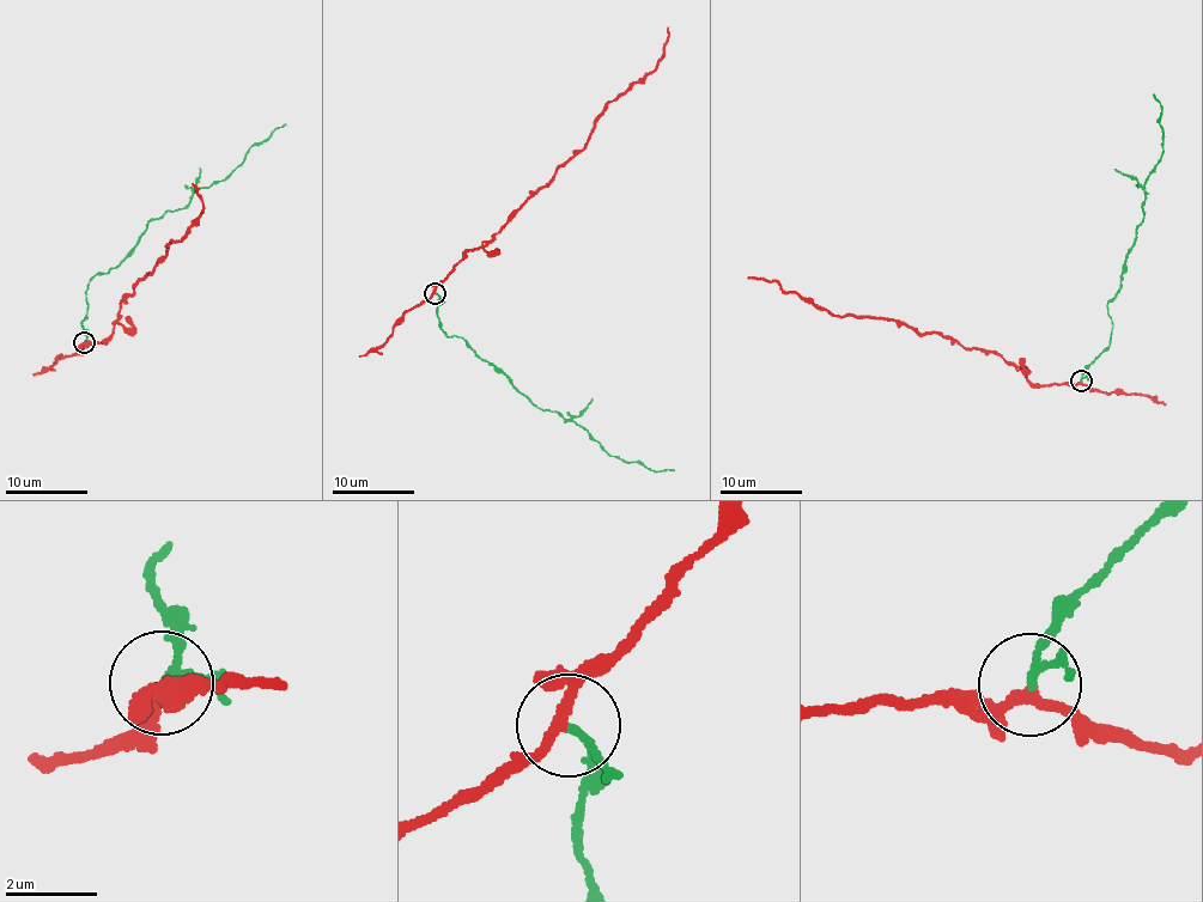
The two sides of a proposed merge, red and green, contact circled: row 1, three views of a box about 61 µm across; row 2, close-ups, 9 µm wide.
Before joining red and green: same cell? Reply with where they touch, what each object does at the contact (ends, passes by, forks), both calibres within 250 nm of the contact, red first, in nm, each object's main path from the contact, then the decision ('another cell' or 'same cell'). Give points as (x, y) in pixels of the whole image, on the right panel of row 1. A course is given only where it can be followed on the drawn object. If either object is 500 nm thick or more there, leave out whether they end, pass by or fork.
place (1081, 381); red passes by; green passes by; calibres 200 and 130 nm; course red (1081, 382), (1033, 384), (992, 352), (891, 320), (831, 315), (776, 280), (748, 278); course green (1081, 382), (1109, 345), (1107, 310), (1146, 213), (1143, 189), (1162, 148), (1154, 95); another cell

